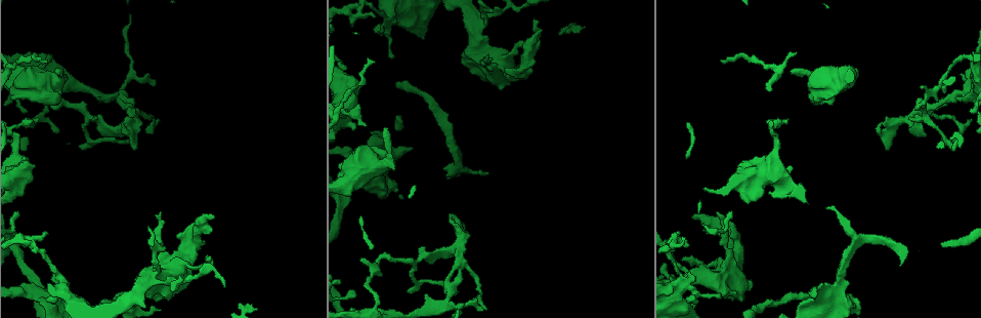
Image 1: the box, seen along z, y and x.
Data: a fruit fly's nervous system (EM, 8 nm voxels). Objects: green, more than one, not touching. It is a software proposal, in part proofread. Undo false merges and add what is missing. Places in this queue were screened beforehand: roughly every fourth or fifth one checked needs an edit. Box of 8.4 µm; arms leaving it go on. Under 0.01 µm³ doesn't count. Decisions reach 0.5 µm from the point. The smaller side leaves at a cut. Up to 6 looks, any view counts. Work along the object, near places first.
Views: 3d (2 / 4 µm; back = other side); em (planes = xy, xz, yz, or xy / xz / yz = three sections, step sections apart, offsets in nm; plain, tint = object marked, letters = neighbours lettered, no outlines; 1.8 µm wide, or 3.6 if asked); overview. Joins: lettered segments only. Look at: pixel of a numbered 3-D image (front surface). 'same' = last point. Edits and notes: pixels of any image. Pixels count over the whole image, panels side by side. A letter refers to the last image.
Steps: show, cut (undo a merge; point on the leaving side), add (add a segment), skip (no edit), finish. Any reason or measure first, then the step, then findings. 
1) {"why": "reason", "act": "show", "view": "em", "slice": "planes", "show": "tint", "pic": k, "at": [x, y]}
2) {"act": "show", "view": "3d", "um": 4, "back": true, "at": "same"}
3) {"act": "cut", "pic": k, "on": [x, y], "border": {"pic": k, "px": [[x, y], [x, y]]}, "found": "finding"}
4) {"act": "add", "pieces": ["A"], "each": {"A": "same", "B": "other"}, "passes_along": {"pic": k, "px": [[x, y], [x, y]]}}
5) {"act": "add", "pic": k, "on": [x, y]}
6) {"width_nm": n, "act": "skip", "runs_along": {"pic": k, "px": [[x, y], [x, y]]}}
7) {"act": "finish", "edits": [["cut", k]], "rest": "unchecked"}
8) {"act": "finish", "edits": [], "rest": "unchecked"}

{"why": "branch stops here", "act": "show", "view": "3d", "um": 4, "pic": 1, "at": [51, 98]}

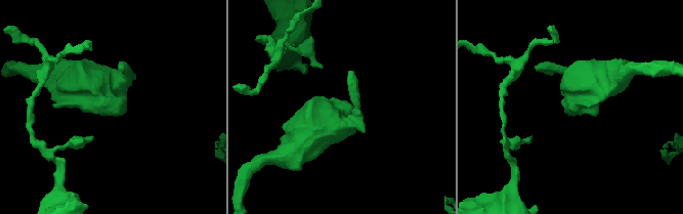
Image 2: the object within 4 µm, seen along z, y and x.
{"act": "show", "view": "em", "um": 3.6, "slice": "xy", "step": 16, "show": "letters", "pic": 2, "at": [563, 106]}

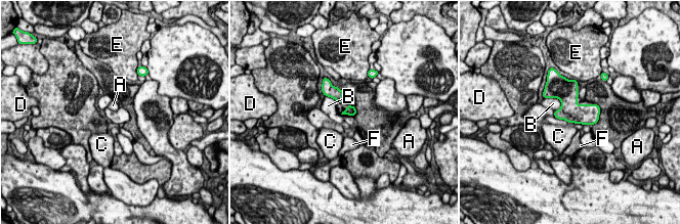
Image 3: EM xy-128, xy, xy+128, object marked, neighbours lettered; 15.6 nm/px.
{"why": "cut it another way", "act": "show", "view": "em", "um": 3.6, "slice": "planes", "show": "letters", "at": "same"}

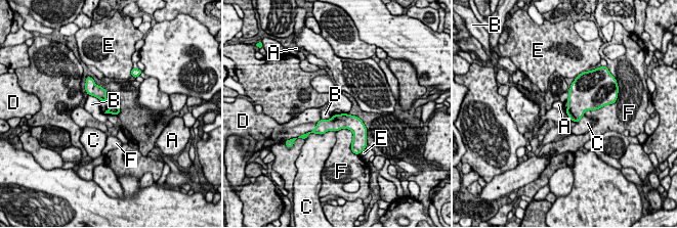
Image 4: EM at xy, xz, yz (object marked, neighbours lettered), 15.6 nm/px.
{"longest_contact_nm": ["C", 460], "act": "skip", "each": {"A": "other", "B": "other", "C": "other", "D": "other", "E": "other", "F": "other"}, "border": {"pic": 4, "px": [[334, 114], [328, 119], [321, 120]]}, "found": "no lettered segment goes on from it"}

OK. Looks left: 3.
{"why": "branch point", "act": "show", "view": "3d", "um": 4, "pic": 1, "at": [455, 280]}

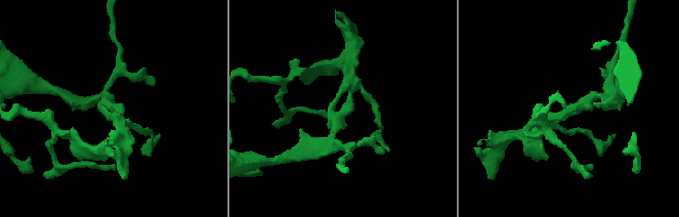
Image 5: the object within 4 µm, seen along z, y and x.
{"arms": 3, "why": "now the EM", "act": "show", "view": "em", "um": 3.6, "slice": "xy", "step": 16, "show": "tint", "pic": 5, "at": [343, 112]}

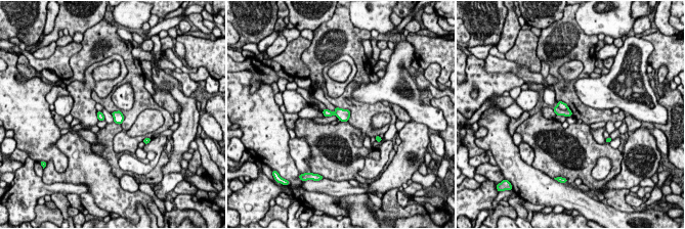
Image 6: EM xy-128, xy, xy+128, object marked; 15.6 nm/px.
{"act": "show", "view": "em", "um": 3.6, "slice": "xz", "step": 8, "show": "letters", "at": "same"}

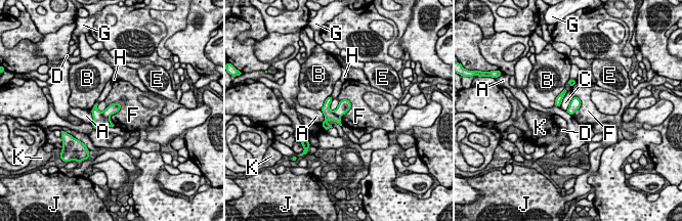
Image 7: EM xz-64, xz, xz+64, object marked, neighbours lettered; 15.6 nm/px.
{"width_nm": 170, "act": "cut", "pic": 7, "on": [98, 121], "each": {"A": "other", "B": "other", "C": "other", "D": "other", "E": "other", "F": "other", "G": "other", "H": "other", "J": "other", "K": "other"}, "border": {"pic": 7, "px": [[101, 112], [103, 117], [109, 117]]}, "found": "a second neuron is stuck on"}

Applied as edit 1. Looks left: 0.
{"act": "finish", "edits": [["cut", 7]], "rest": "unchecked"}

